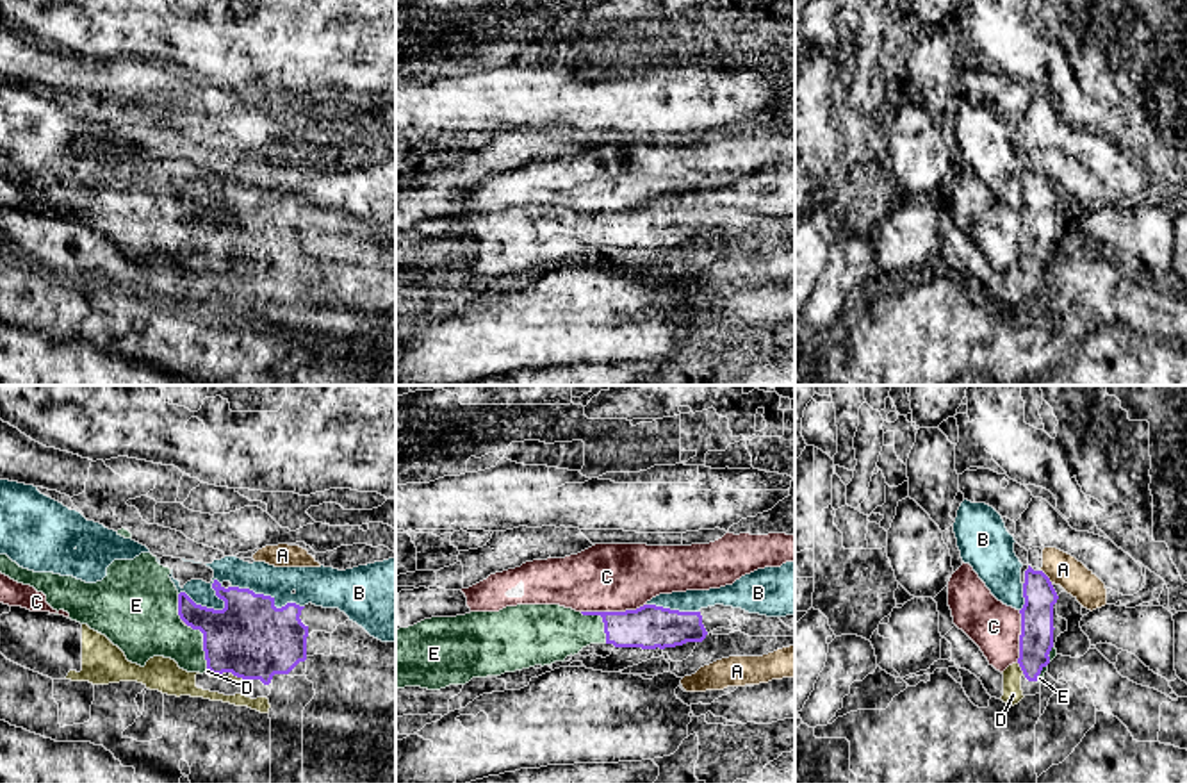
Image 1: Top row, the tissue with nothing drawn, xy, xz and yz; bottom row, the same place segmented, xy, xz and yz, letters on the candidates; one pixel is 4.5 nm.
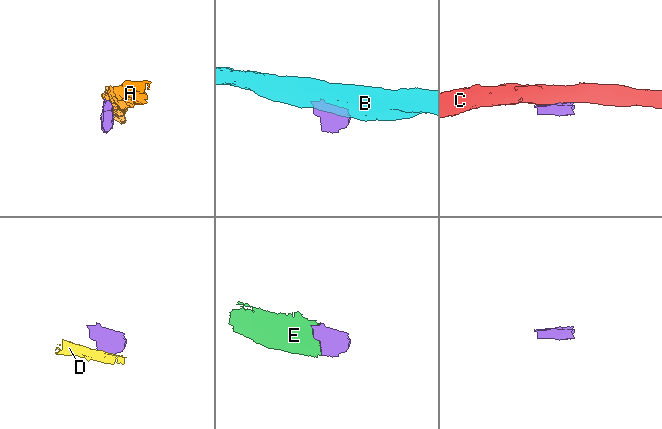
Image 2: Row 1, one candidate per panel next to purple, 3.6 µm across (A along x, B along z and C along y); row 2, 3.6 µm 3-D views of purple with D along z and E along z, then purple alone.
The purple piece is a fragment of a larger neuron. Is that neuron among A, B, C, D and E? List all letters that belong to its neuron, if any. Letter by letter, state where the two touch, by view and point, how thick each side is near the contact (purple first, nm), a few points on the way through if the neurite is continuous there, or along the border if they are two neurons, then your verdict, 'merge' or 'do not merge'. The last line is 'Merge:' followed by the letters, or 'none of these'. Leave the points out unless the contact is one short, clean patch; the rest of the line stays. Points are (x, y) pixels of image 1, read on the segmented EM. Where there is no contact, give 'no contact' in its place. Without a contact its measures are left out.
A: meets purple in yz at (1047, 576); 140 nm thick on the purple side, 150 nm on the other; border along yz (1041, 569), (1052, 582); do not merge
B: meets purple in xy at (200, 605); 320 nm thick on the purple side, 120 nm on the other; do not merge
C: meets purple in xz at (613, 612); 200 nm thick on the purple side, 300 nm on the other; do not merge
D: meets purple in yz at (1020, 666); 160 nm thick on the purple side, 90 nm on the other; border along yz (1018, 662), (1023, 673); do not merge
E: meets purple in xz at (603, 619); 200 nm thick on the purple side, 260 nm on the other; merge
Merge: E

